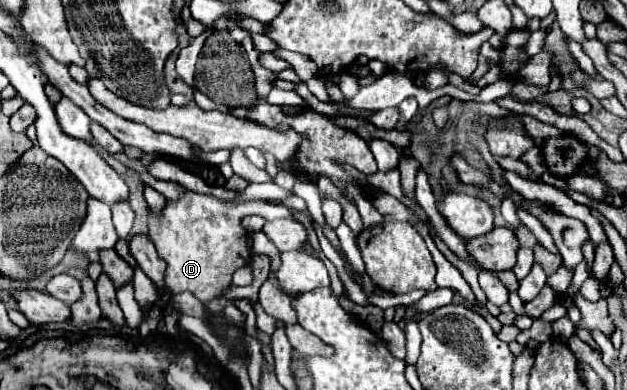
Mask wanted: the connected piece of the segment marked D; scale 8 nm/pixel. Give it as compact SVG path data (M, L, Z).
M187 191L179 201L167 201L167 207L163 209L161 217L149 213L149 239L155 243L159 257L167 263L165 271L165 285L171 293L181 293L189 291L193 293L199 301L209 301L213 297L219 297L225 293L231 285L231 277L239 267L245 267L251 259L251 249L249 249L249 239L245 229L241 227L241 219L245 215L273 215L273 217L291 217L295 219L293 211L287 207L279 205L269 205L263 201L255 203L245 203L245 205L233 205L229 201L221 201L211 195L197 195Z

